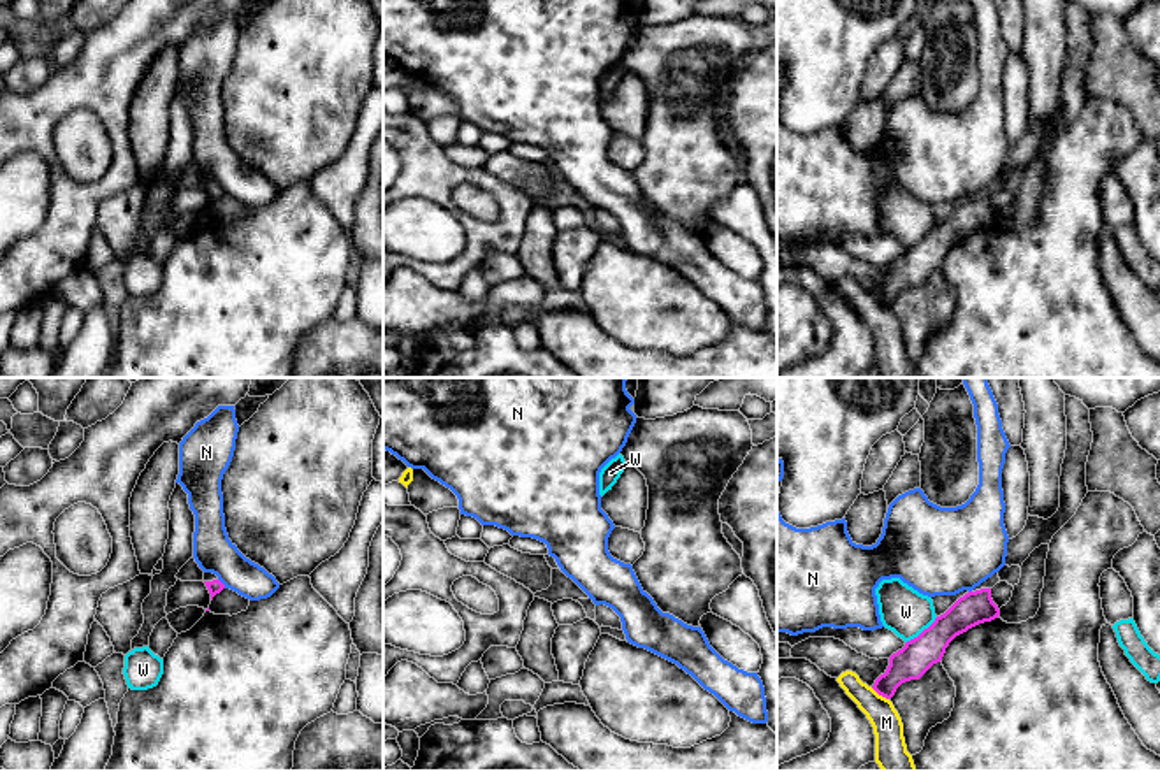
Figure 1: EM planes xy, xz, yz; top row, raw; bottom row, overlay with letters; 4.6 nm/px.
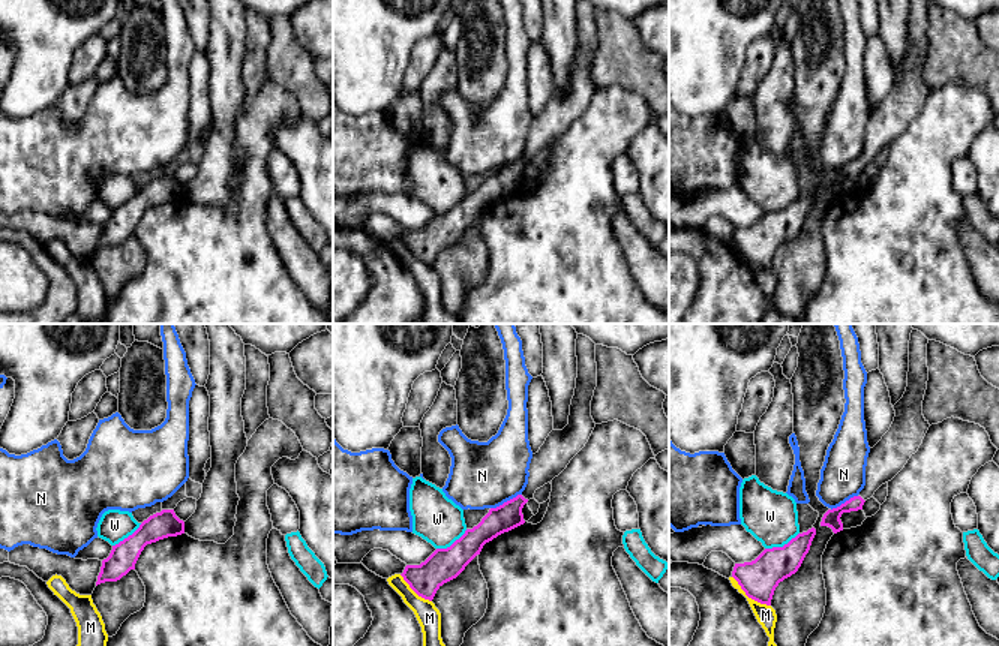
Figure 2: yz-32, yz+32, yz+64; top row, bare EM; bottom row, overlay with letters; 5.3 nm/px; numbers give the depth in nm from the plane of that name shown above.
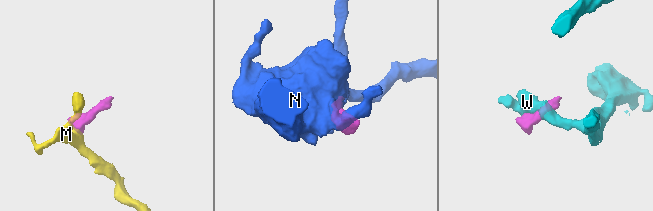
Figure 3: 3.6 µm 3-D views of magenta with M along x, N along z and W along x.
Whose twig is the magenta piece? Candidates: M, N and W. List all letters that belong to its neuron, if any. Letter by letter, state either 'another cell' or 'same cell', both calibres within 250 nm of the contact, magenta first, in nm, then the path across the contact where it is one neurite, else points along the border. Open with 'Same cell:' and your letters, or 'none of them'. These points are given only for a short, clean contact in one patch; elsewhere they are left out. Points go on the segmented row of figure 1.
Same cell: none of them
M: another cell; calibres 160 and 140 nm; border yz (870, 687), (888, 699)
N: another cell; calibres 70 and 180 nm; border xy (218, 578), (225, 587)
W: another cell; calibres 160 and 220 nm

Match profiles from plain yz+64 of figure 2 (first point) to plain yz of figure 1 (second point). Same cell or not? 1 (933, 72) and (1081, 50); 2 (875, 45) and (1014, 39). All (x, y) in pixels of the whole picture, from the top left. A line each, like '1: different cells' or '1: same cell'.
1: different cells
2: different cells

